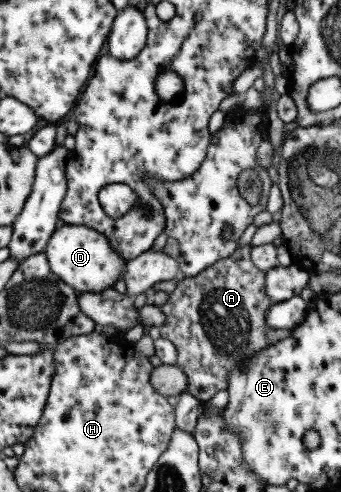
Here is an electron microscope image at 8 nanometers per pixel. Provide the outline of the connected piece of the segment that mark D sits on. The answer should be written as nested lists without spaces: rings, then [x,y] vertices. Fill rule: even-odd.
[[[61,223],[49,238],[43,252],[48,259],[50,270],[77,292],[101,293],[113,287],[119,279],[124,279],[128,262],[112,248],[107,237],[85,225]]]

